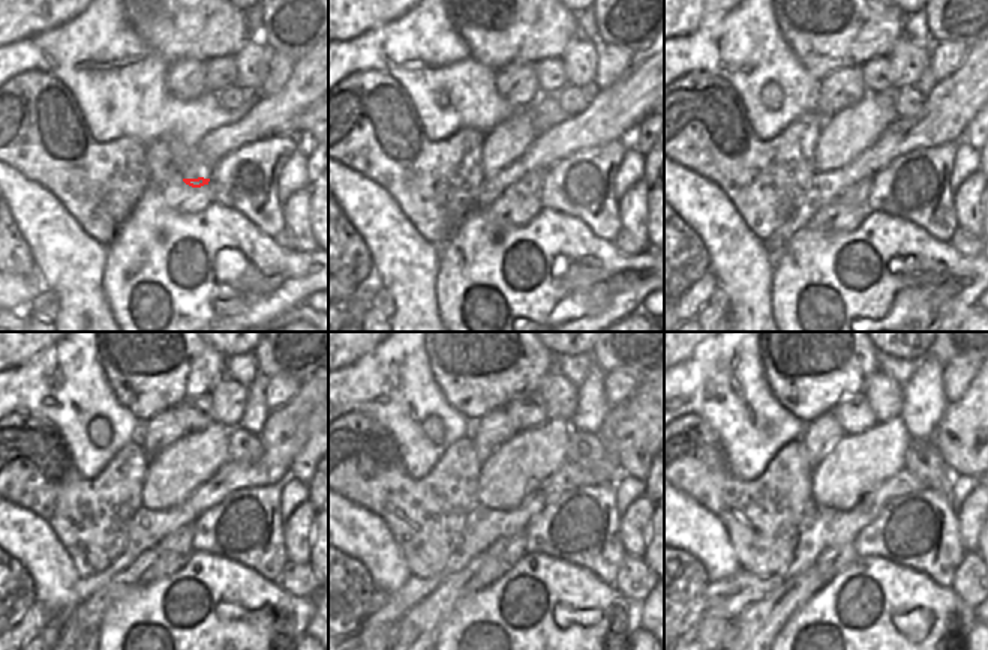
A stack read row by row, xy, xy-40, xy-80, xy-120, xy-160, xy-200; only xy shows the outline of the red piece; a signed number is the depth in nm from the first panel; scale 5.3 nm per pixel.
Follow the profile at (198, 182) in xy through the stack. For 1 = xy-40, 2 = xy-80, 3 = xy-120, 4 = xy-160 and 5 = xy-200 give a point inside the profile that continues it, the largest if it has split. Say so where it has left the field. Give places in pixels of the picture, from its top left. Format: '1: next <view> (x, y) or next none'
1: next xy-40 (529, 186)
2: next xy-80 (856, 194)
3: next xy-120 (180, 541)
4: next xy-160 (510, 548)
5: next xy-200 (834, 560)

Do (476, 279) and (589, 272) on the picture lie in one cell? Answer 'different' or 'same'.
same

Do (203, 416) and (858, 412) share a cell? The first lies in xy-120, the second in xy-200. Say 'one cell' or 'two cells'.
one cell

